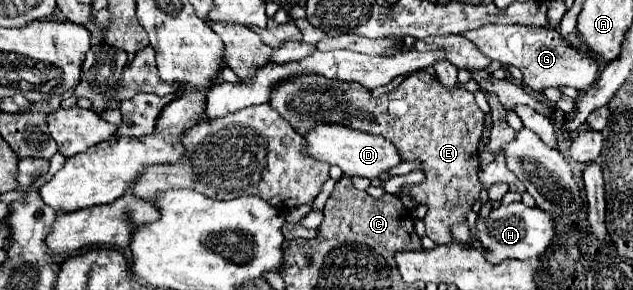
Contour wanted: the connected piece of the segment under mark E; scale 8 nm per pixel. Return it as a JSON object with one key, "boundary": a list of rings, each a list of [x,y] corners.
{"boundary":[[[416,71],[404,77],[404,81],[392,89],[386,95],[374,97],[370,89],[362,87],[360,83],[352,81],[340,81],[340,79],[326,79],[322,75],[310,73],[310,75],[296,75],[286,79],[284,83],[276,83],[270,93],[270,107],[276,109],[292,127],[296,133],[306,135],[310,133],[316,125],[322,123],[334,123],[334,125],[346,125],[350,129],[358,129],[364,133],[376,133],[386,139],[390,139],[404,161],[422,161],[422,169],[426,173],[426,183],[420,185],[404,185],[406,189],[418,203],[428,205],[428,213],[424,217],[426,223],[426,235],[438,243],[438,245],[448,245],[454,243],[456,239],[452,237],[452,225],[466,221],[466,215],[470,213],[472,205],[476,203],[480,195],[480,181],[478,181],[478,141],[484,129],[484,113],[474,101],[474,95],[466,89],[458,91],[448,91],[442,87],[440,81],[436,81],[434,75],[426,71]]]}

